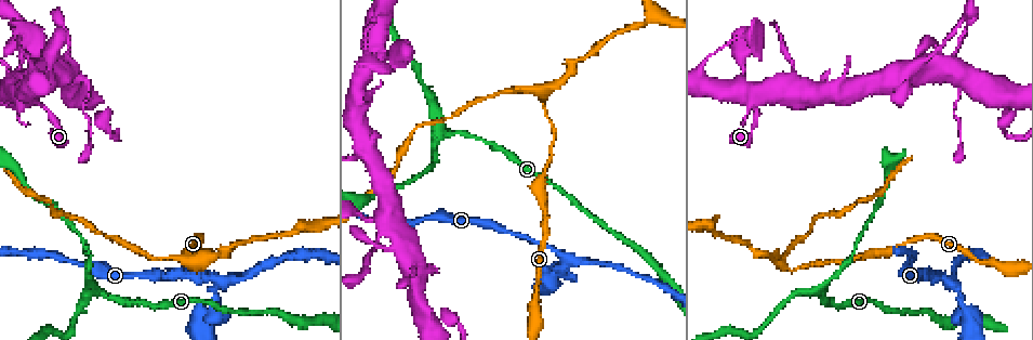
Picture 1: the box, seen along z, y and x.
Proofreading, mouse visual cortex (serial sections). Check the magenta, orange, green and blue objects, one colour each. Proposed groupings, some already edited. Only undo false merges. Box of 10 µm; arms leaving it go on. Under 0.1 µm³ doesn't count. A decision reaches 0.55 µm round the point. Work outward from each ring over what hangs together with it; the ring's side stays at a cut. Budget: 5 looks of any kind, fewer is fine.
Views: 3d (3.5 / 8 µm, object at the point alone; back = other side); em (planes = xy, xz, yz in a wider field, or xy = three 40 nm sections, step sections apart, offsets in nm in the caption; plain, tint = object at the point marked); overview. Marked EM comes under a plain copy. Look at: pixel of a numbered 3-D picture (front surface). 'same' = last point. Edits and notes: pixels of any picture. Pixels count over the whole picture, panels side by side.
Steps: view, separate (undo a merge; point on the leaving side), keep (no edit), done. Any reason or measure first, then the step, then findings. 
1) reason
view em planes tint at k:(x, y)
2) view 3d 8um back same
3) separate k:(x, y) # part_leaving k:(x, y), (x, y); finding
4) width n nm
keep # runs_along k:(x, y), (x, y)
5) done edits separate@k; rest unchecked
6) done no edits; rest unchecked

branch point
view 3d 3.5um at 1:(562, 259)

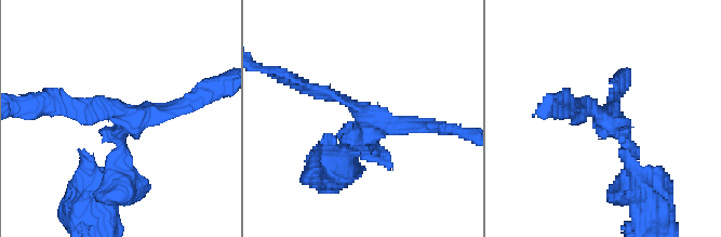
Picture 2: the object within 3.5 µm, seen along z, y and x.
arm_widths 200, 200, 200 nm
keep # runs_along 2:(569, 109), (616, 126), (630, 175); all the same cell

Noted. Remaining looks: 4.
a fork
view 3d 3.5um back at 1:(108, 295)

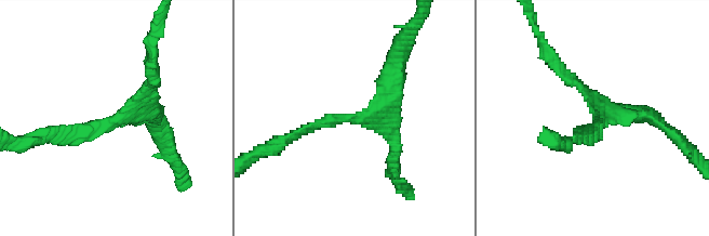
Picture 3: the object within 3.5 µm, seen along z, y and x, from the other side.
arms 3; arm_widths 150, 150, 200 nm
view em xy step 1 tint at 3:(115, 121)

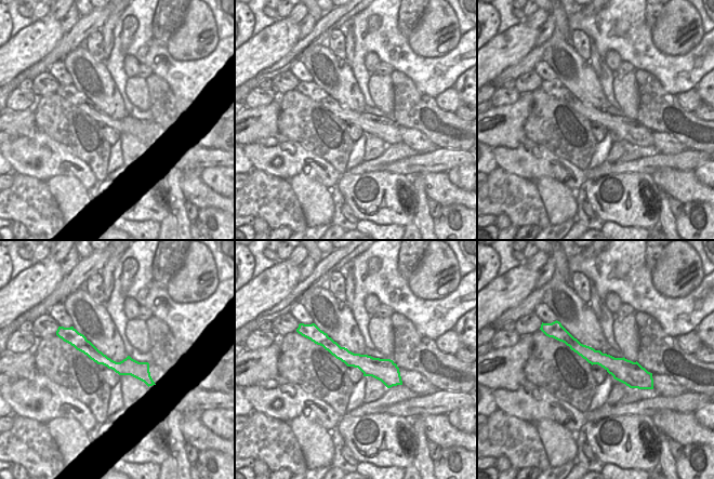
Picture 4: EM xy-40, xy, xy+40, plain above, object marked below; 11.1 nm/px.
keep # runs_along 4:(316, 337), (398, 381); continuous, no second cell

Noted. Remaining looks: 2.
done no edits; rest unchecked

